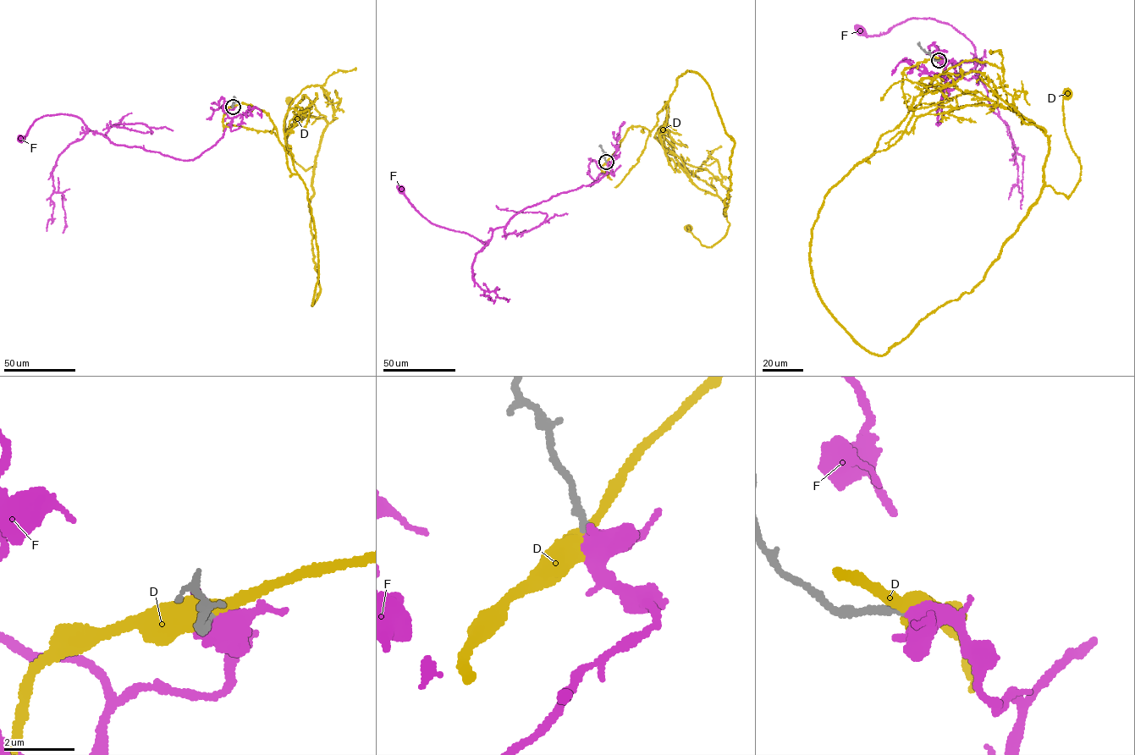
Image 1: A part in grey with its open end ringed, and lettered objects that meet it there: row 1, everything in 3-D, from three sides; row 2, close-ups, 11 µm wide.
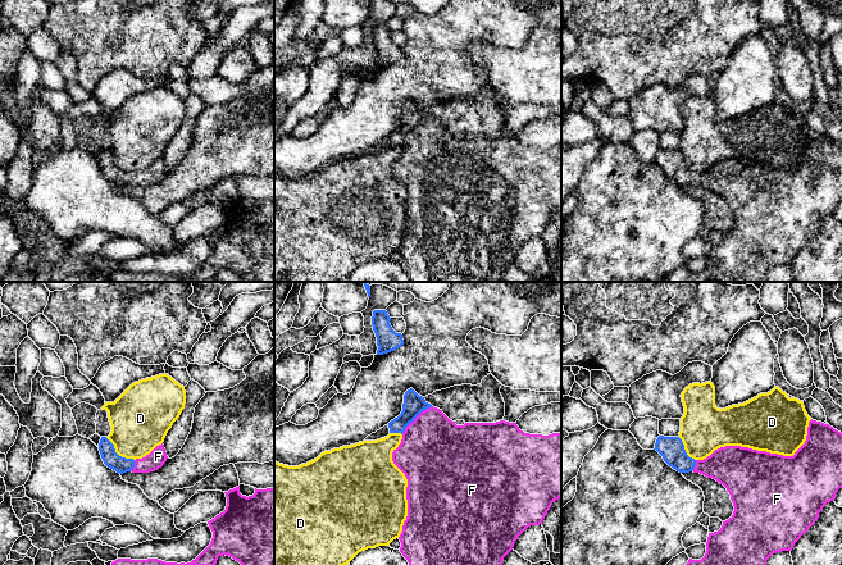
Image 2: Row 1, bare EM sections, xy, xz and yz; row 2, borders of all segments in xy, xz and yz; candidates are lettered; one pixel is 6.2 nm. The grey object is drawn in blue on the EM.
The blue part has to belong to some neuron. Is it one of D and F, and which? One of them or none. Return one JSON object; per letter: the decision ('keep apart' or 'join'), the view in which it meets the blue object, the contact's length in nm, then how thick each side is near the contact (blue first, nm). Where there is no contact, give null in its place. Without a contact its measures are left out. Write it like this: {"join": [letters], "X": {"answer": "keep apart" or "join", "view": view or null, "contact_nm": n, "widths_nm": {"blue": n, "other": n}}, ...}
{"join": ["F"], "D": {"answer": "keep apart", "view": "xy", "contact_nm": 240, "widths_nm": {"blue": 100, "other": 360}}, "F": {"answer": "join", "view": "xz", "contact_nm": 260, "widths_nm": {"blue": 130, "other": 440}}}

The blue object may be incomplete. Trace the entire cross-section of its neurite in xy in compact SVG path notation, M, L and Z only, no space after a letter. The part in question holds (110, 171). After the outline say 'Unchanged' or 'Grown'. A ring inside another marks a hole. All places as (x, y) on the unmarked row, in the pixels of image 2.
M101 150L99 164L104 177L119 187L132 186L150 186L163 179L168 169L164 158L156 159L149 168L142 172L126 172L115 165L114 158L106 151Z. Grown

